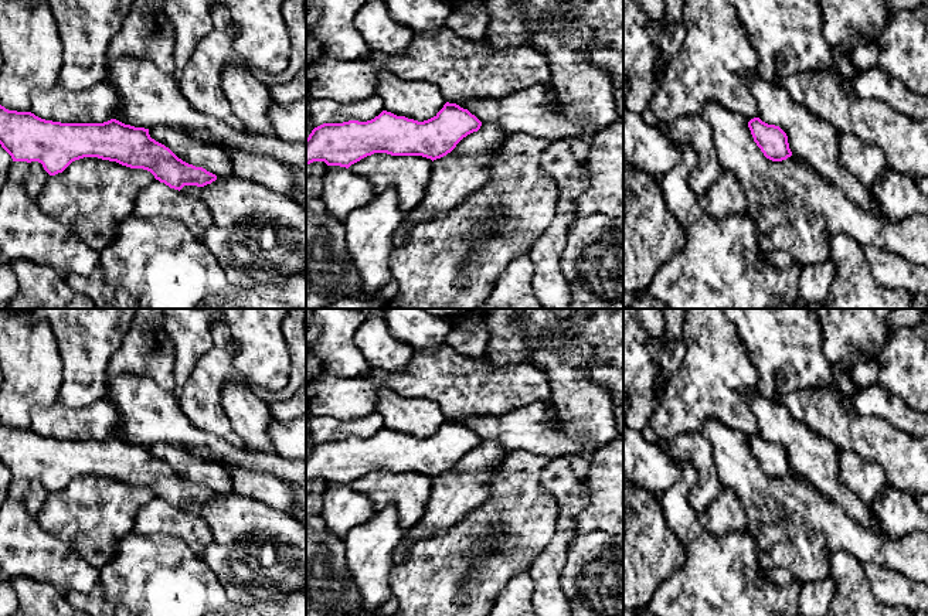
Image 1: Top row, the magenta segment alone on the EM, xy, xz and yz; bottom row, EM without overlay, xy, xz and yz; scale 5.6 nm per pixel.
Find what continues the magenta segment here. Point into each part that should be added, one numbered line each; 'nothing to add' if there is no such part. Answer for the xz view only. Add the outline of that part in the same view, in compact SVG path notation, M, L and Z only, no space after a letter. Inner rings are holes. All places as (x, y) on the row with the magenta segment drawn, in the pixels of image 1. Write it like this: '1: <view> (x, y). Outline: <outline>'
nothing to add

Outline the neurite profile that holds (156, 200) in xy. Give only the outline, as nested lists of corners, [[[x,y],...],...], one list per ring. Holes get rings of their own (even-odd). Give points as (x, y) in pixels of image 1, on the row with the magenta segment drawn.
[[[159,180],[137,194],[133,214],[139,218],[176,219],[198,238],[203,238],[213,225],[211,212],[203,201],[170,188]]]

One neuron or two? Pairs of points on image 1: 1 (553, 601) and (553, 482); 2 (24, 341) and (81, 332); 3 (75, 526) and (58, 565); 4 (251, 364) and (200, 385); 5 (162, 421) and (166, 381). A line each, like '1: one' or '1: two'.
1: one
2: two
3: two
4: two
5: two

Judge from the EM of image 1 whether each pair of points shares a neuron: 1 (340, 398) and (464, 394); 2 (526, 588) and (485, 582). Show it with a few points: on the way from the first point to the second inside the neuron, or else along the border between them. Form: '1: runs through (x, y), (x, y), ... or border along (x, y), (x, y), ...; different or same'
1: runs through (371, 384), (376, 381), (432, 381); same
2: border along (527, 568), (515, 574), (493, 601); different

